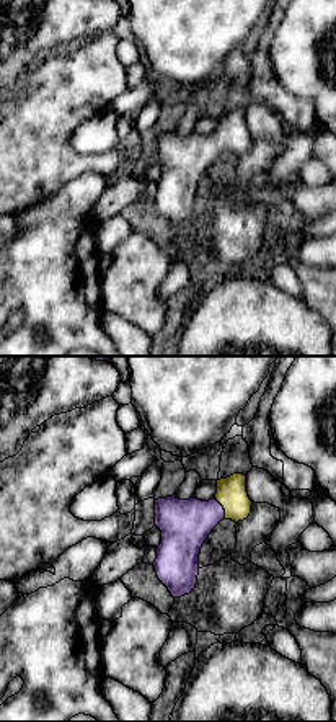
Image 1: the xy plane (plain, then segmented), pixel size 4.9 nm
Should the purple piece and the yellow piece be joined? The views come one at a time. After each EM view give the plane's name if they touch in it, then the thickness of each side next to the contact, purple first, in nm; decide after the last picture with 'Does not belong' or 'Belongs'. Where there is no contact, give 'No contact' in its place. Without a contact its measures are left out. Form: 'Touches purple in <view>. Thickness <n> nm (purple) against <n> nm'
Touches purple in xy. Thickness 240 nm (purple) against 150 nm

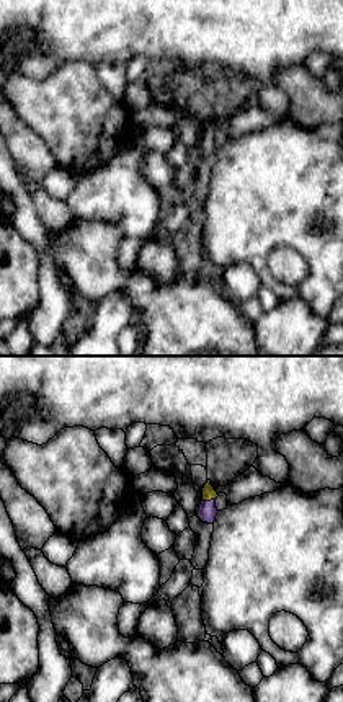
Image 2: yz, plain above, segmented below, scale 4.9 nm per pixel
Touches purple in yz. Thickness 90 nm (purple) against 70 nm

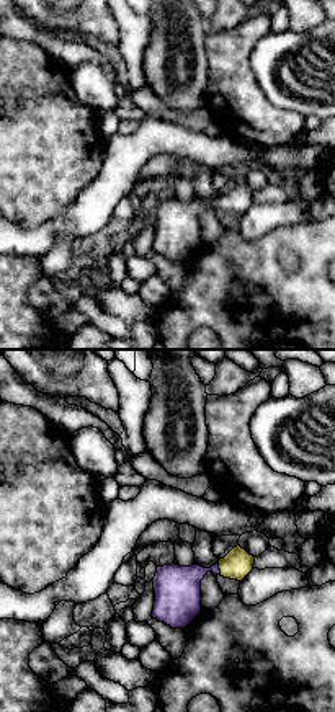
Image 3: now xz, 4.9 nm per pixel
Touches purple in xz. Thickness 220 nm (purple) against 150 nm

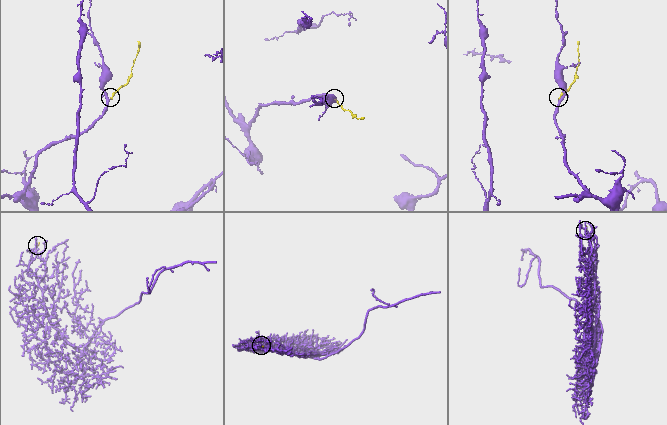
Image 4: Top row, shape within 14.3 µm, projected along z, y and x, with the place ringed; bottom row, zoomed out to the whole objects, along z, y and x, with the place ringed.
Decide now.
Belongs

